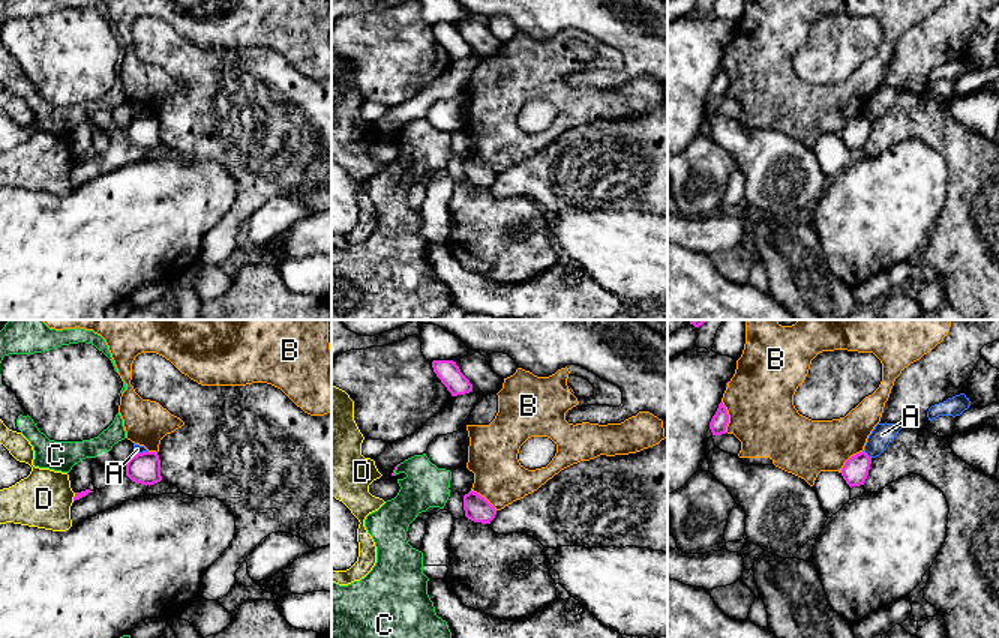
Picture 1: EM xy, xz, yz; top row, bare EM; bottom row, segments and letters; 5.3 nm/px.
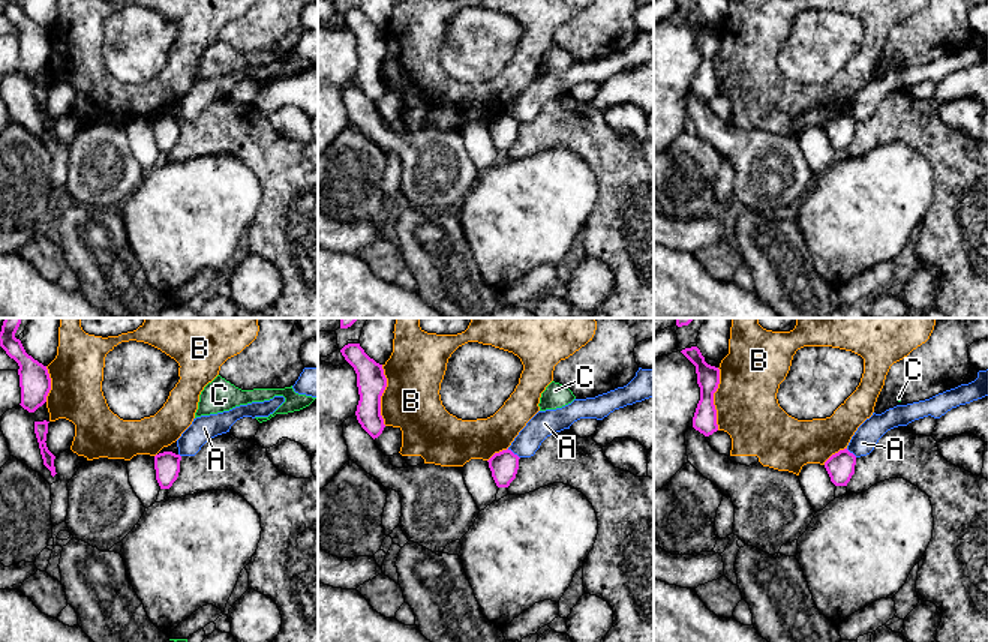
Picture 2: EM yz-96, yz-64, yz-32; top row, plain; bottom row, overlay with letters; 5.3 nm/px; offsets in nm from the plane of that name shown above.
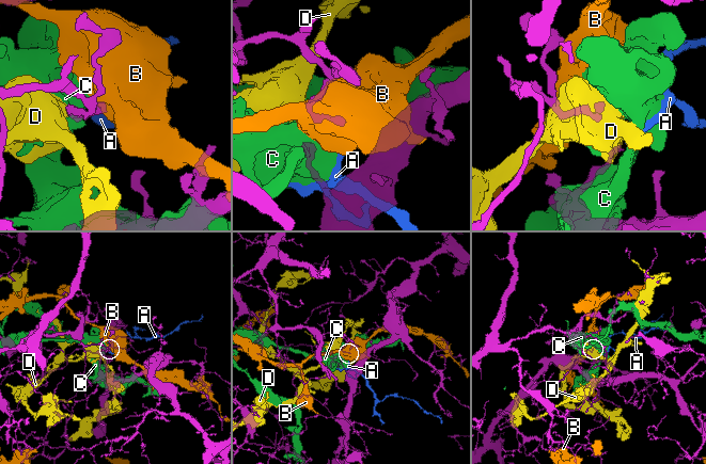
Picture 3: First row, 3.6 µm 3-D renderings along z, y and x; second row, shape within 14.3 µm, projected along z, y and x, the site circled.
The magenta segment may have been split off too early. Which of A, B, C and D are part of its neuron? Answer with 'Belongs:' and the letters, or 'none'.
Belongs: none

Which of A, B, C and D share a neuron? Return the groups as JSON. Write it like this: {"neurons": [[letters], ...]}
{"neurons": [["A"], ["B"], ["C"], ["D"]]}

